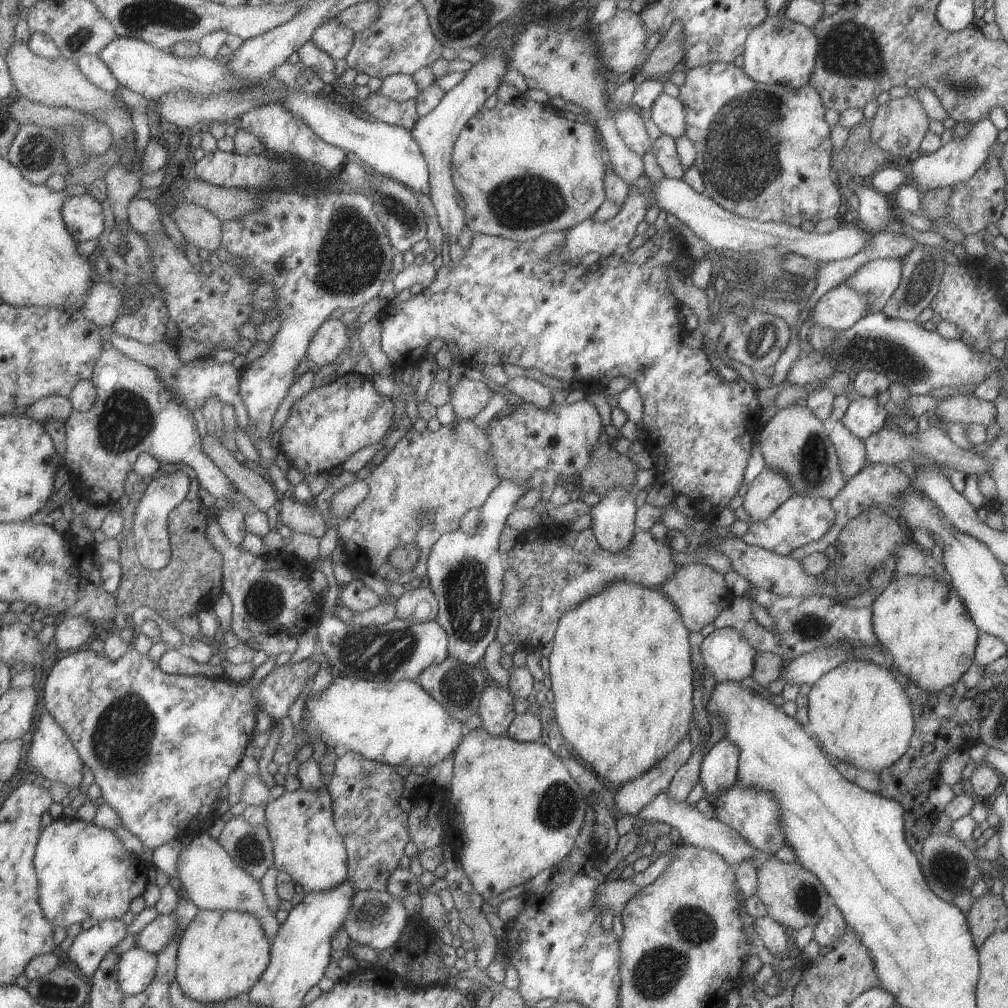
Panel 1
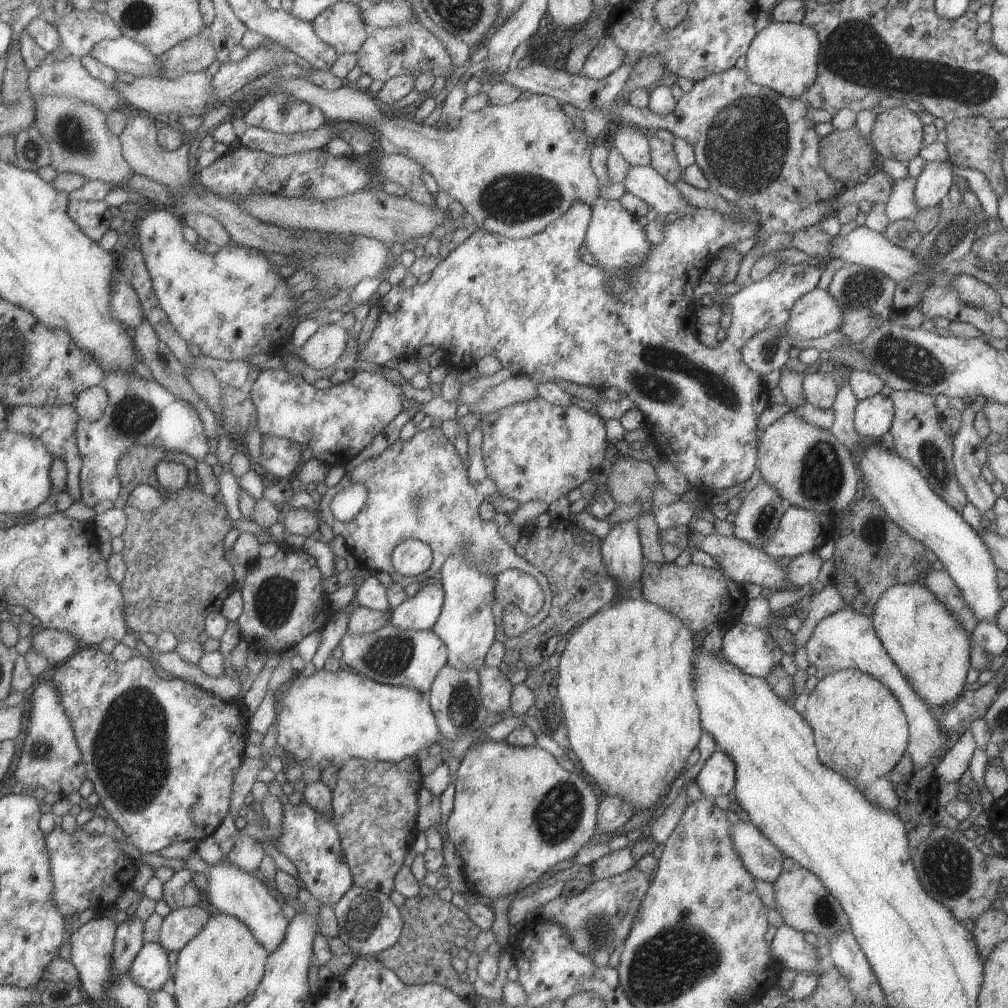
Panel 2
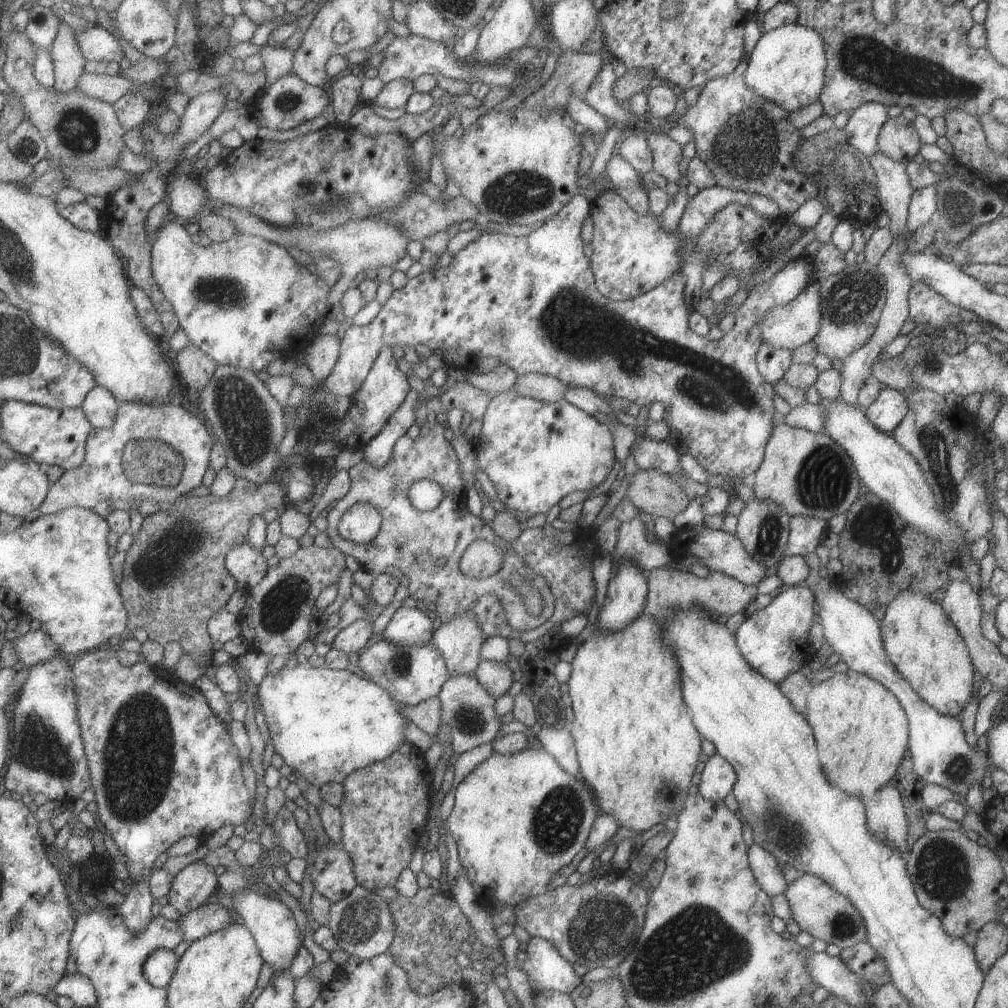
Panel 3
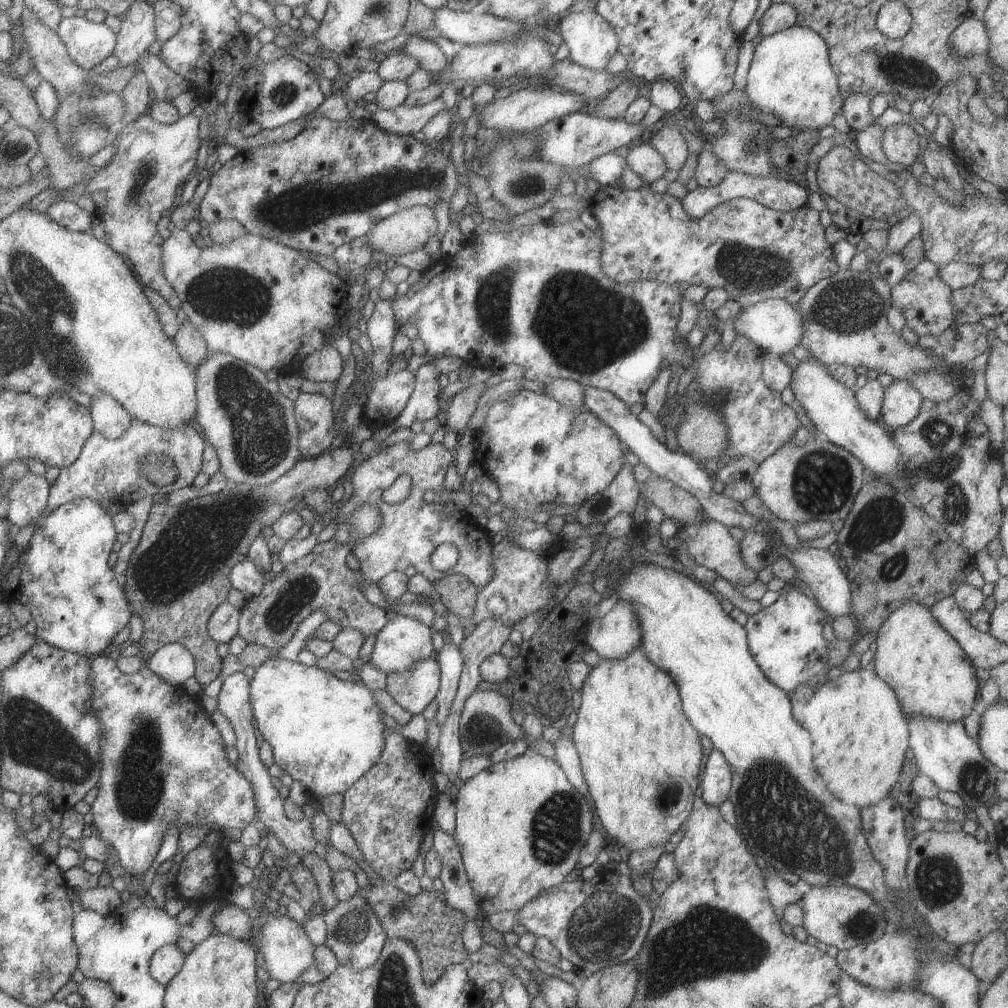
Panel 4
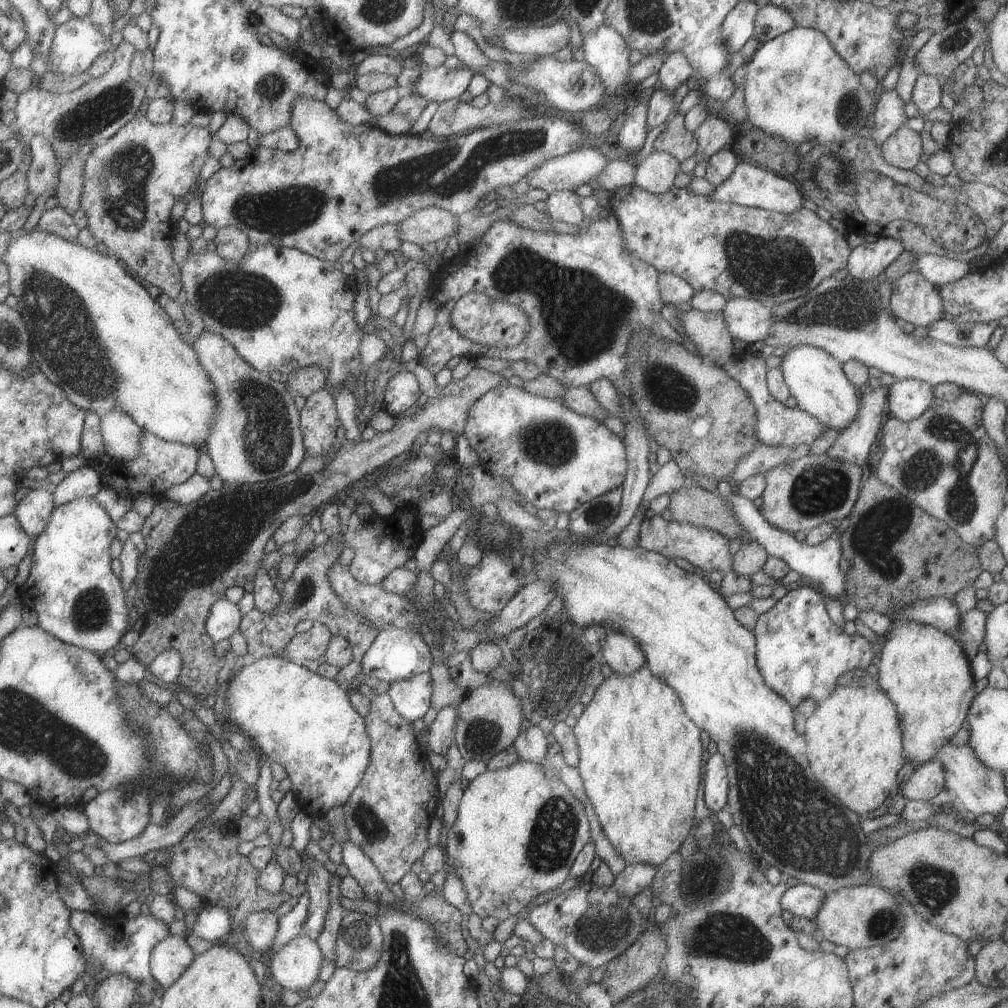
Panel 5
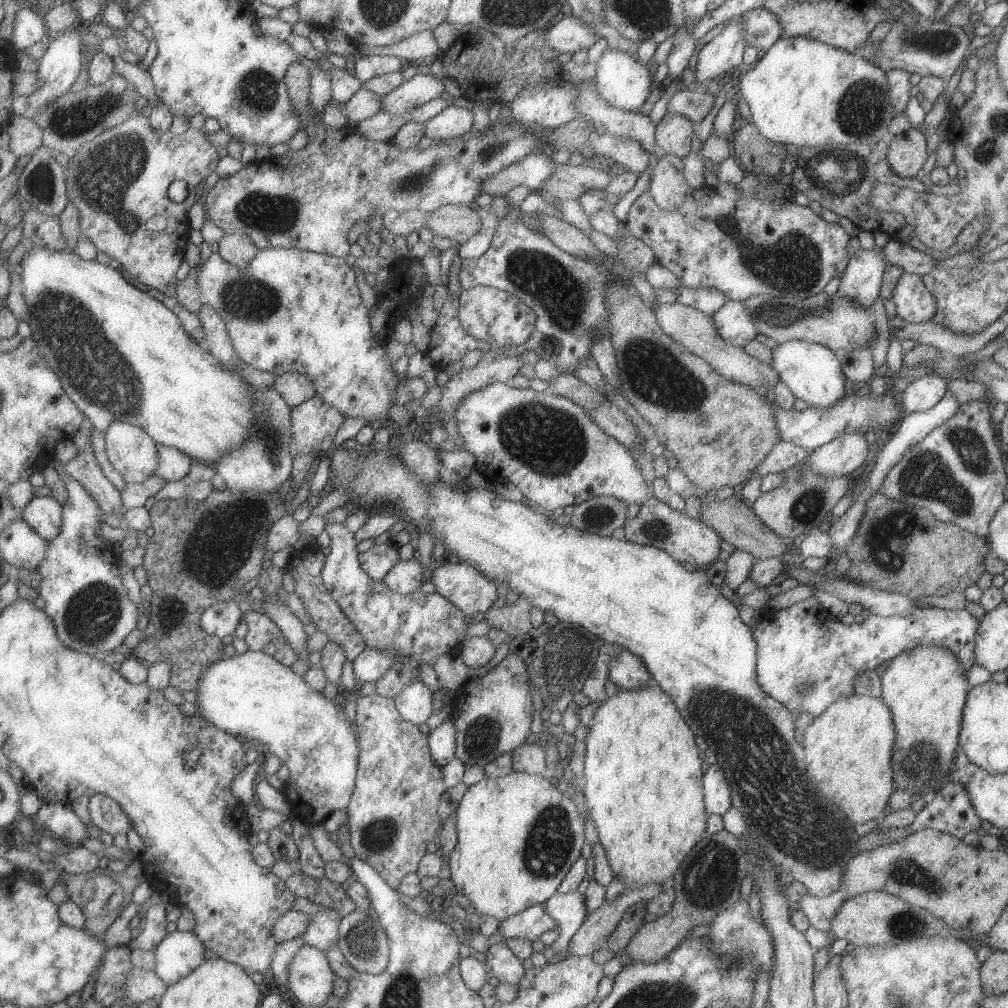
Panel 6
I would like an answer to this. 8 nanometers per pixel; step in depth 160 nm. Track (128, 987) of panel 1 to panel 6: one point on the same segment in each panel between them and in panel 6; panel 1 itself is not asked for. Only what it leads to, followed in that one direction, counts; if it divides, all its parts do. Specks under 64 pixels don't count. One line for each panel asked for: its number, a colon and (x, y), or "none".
2: (152, 970)
3: (160, 968)
4: (167, 962)
5: (171, 958)
6: (180, 953)

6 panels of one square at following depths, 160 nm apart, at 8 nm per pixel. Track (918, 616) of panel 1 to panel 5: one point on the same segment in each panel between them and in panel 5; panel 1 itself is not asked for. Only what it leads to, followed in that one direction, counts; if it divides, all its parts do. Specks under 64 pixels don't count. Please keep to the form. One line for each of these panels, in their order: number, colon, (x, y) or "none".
2: (931, 649)
3: (921, 642)
4: (931, 676)
5: (925, 673)

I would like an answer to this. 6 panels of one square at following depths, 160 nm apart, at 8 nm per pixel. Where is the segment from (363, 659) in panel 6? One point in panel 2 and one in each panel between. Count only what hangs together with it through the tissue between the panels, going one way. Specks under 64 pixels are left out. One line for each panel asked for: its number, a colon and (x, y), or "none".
2: (418, 613)
3: (408, 627)
4: (404, 641)
5: (397, 654)

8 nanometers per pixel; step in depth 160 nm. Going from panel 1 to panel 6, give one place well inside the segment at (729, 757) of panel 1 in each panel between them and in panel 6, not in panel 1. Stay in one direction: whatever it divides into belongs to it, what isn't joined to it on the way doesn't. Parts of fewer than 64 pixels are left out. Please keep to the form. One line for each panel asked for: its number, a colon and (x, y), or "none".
2: (716, 777)
3: (717, 778)
4: (715, 781)
5: (715, 796)
6: (716, 795)

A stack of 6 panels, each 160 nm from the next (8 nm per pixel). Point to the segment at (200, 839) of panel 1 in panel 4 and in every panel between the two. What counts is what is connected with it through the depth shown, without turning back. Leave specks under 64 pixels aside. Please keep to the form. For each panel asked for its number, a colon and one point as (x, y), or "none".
2: (232, 890)
3: (278, 935)
4: (289, 952)

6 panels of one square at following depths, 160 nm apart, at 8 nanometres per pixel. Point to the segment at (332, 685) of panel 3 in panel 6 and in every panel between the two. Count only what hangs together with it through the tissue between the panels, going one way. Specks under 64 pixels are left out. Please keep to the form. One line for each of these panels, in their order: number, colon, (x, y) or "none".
4: (326, 733)
5: (303, 721)
6: (252, 695)

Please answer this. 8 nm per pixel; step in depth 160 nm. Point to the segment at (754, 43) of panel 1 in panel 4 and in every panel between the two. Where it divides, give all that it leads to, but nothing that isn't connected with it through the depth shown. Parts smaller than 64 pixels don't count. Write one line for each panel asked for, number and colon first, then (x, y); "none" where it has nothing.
2: (783, 57)
3: (786, 65)
4: (789, 76)

